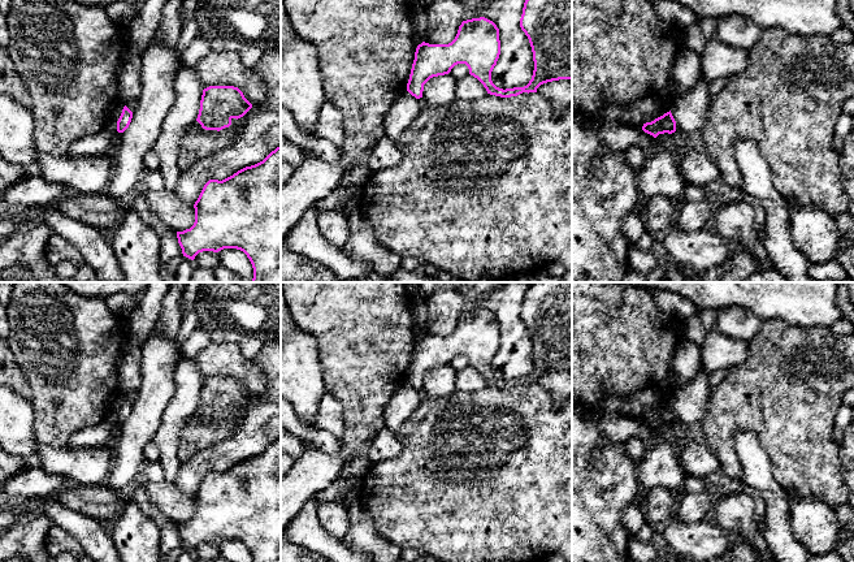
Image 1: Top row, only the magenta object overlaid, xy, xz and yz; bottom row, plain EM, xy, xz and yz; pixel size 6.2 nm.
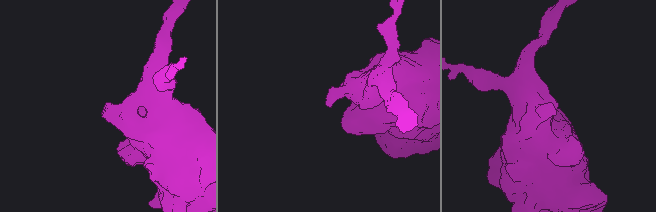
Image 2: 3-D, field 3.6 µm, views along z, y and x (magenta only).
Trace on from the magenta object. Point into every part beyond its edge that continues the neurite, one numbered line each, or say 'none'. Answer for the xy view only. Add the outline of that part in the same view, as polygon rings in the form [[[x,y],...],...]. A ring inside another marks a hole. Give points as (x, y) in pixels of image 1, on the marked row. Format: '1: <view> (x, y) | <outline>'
none

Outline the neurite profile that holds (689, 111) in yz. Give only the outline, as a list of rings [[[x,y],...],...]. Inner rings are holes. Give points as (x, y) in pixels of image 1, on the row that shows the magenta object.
[[[701,77],[693,90],[675,98],[671,113],[676,121],[676,131],[689,135],[703,129],[712,103],[710,85]]]

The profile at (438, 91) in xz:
[[[450,73],[430,78],[424,85],[422,98],[430,107],[446,107],[456,99],[458,79]]]

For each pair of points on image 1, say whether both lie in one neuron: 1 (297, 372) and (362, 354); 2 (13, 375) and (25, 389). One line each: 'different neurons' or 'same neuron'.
1: different neurons
2: same neuron

